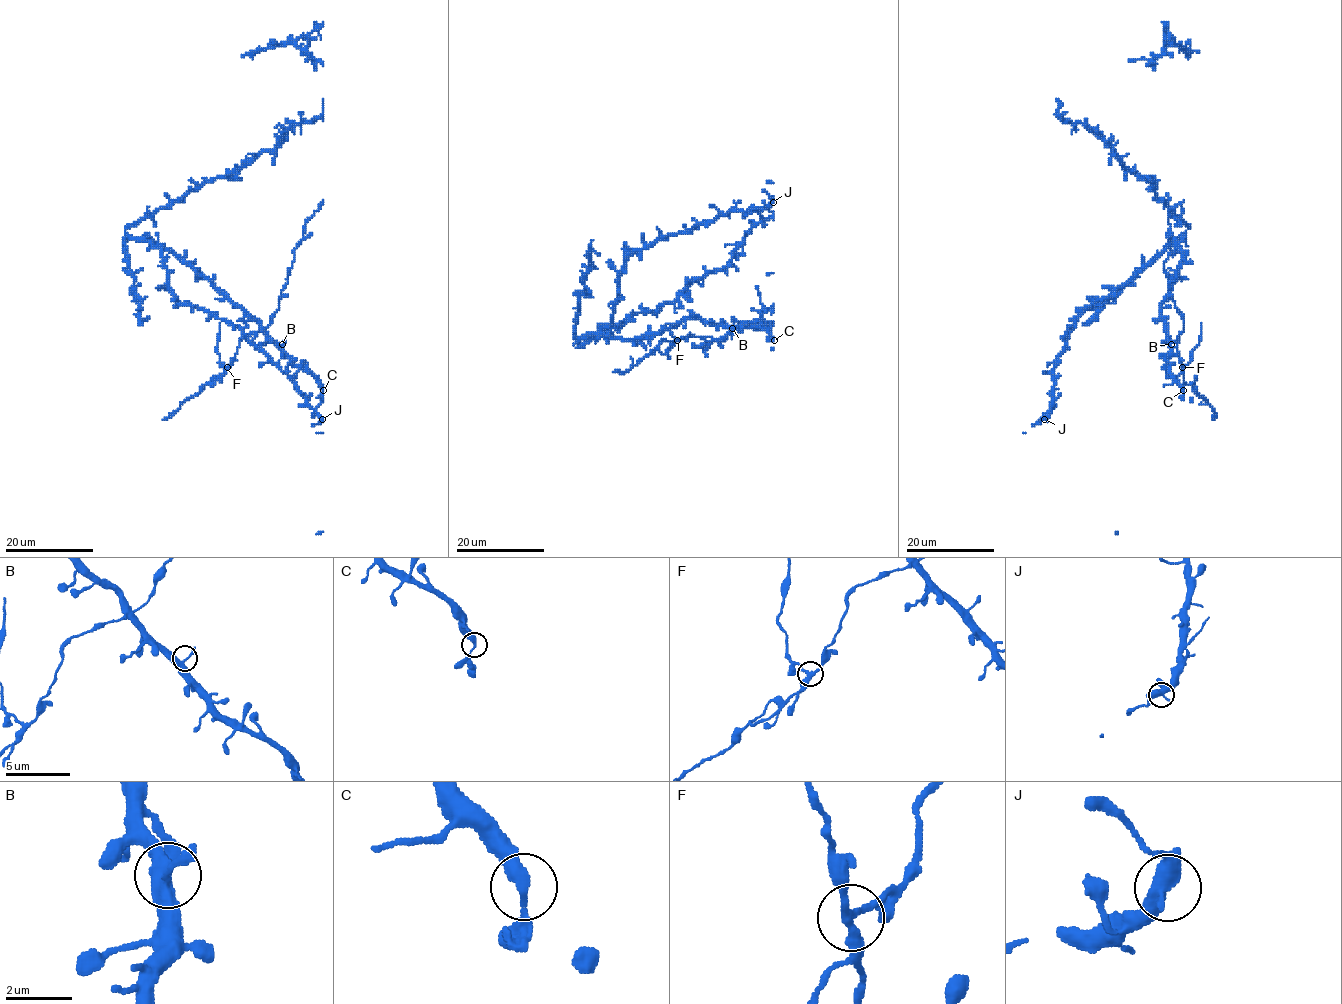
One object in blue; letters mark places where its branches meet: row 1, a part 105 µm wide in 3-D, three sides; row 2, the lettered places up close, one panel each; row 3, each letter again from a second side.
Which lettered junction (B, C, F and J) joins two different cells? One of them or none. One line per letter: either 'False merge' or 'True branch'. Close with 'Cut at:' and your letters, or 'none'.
B: True branch
C: True branch
F: False merge
J: True branch
Cut at: F

